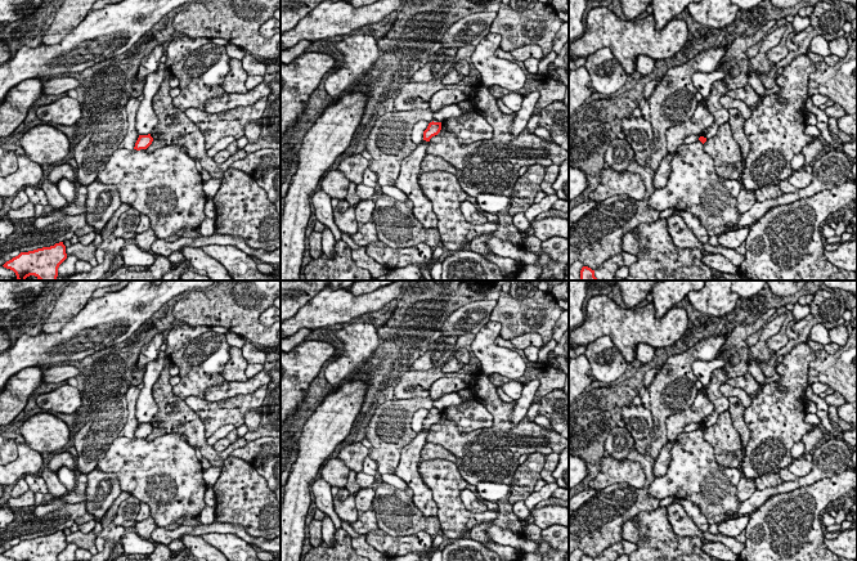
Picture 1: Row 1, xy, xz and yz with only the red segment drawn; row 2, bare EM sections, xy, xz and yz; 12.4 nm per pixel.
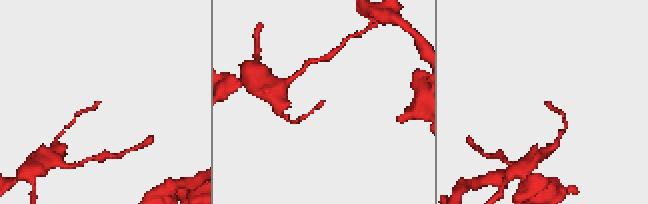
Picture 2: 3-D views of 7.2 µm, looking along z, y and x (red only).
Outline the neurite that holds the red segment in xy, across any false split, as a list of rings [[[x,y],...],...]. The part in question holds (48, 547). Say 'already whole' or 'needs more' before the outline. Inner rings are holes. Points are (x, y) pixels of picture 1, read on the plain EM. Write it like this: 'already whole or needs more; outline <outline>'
already whole; outline [[[59,530],[50,535],[21,540],[3,555],[14,561],[58,561],[59,553],[66,547],[66,534]]]

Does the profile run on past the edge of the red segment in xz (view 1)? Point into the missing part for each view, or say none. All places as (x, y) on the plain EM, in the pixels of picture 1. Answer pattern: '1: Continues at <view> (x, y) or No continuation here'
1: No continuation here

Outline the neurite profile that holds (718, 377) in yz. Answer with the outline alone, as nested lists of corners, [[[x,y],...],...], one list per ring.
[[[715,369],[712,373],[710,382],[708,386],[704,389],[704,392],[706,394],[706,398],[713,403],[714,405],[714,412],[718,414],[728,410],[730,403],[728,398],[724,396],[721,391],[719,387],[726,383],[728,380],[726,371],[723,369]]]

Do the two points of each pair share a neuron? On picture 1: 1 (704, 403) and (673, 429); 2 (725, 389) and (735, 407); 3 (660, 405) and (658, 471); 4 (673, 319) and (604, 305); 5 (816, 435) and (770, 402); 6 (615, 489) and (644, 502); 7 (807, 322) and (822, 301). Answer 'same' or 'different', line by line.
1: same
2: different
3: different
4: same
5: different
6: same
7: same

